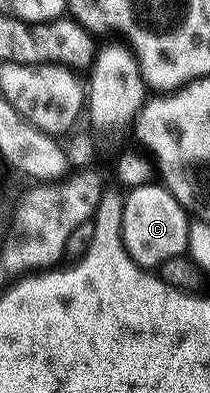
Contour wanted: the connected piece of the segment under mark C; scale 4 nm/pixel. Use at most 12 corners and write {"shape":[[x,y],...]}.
{"shape":[[158,182],[123,197],[121,246],[136,265],[183,255],[192,220]]}

